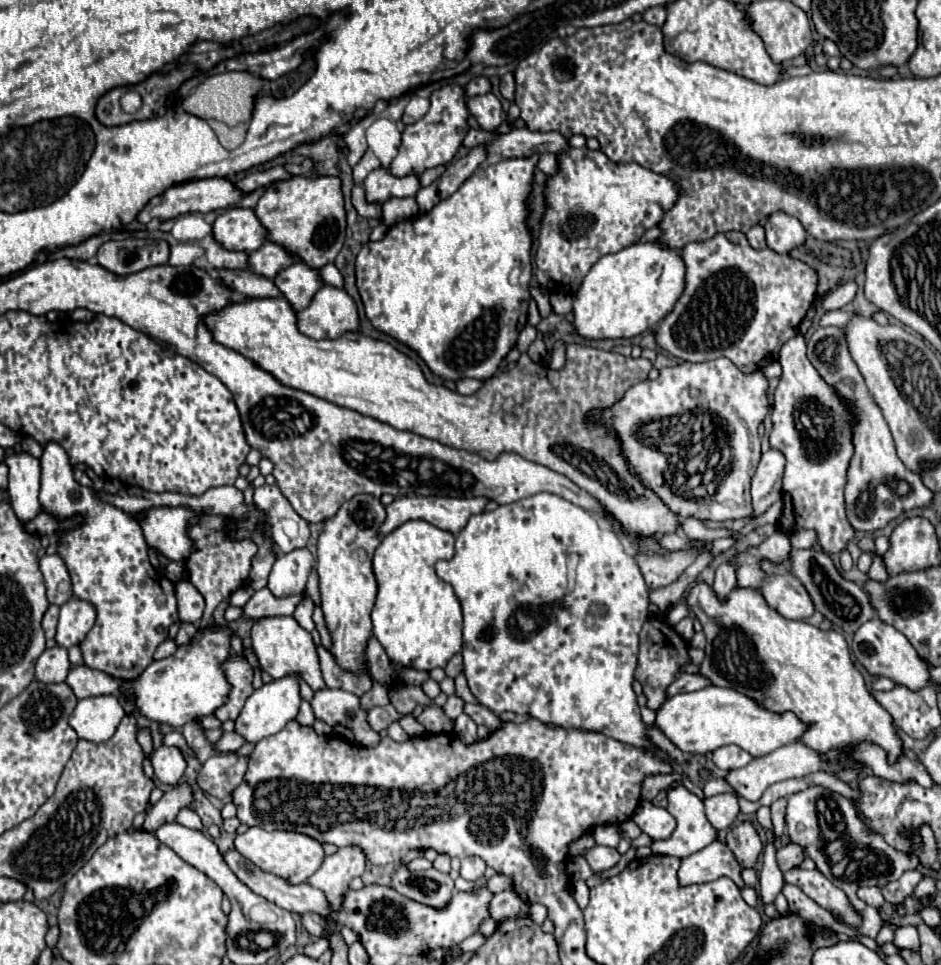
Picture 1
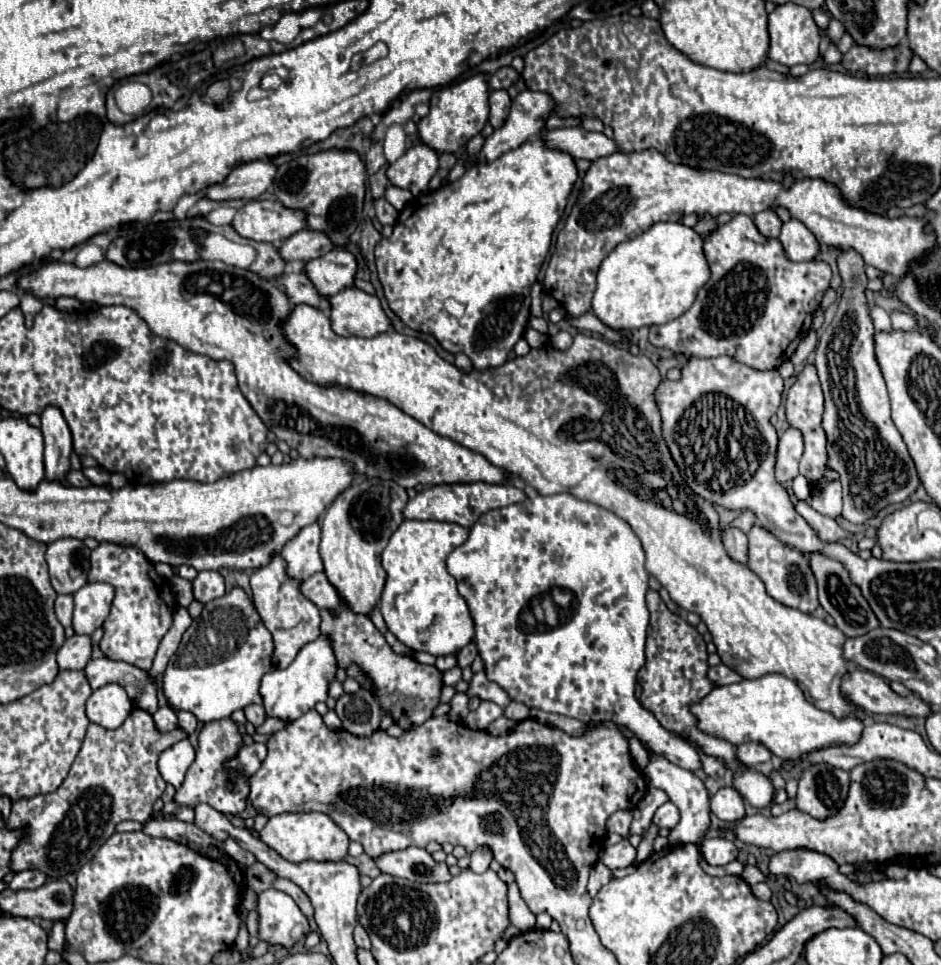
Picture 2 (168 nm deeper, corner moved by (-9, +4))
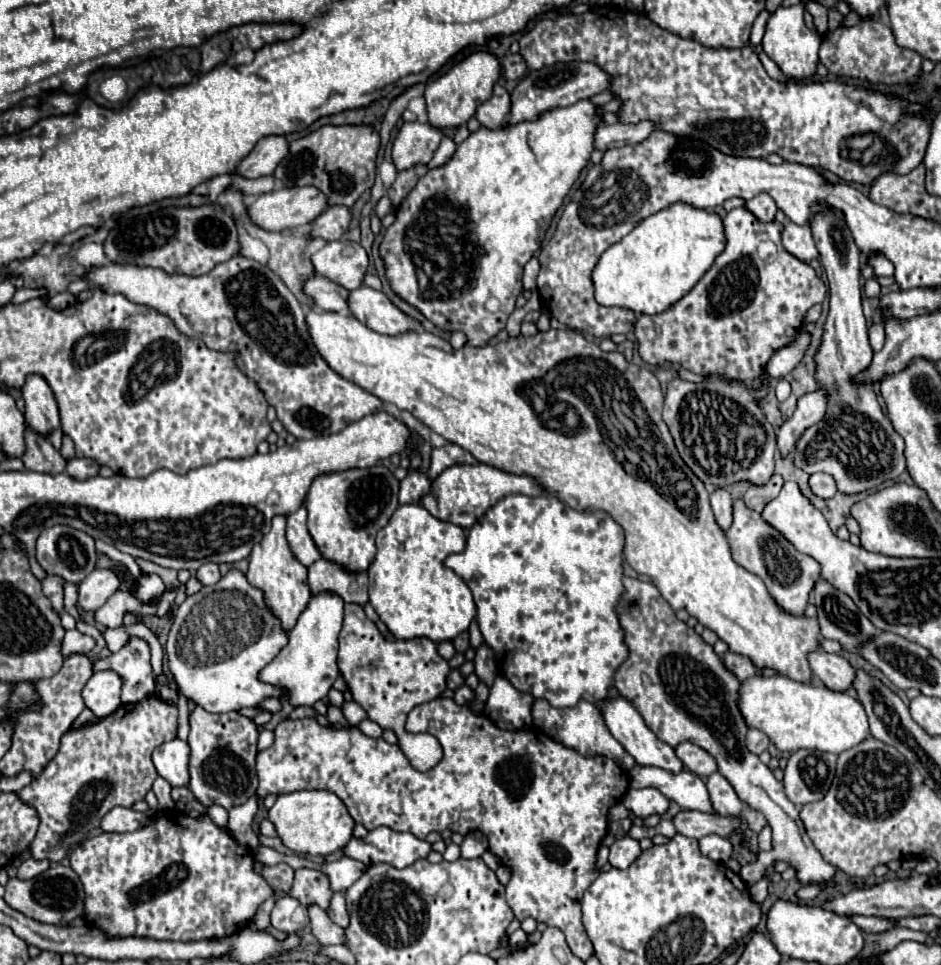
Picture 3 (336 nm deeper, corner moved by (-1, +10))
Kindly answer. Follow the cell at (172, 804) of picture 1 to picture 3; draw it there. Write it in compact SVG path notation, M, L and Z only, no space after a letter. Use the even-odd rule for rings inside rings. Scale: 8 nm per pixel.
M195 708L189 716L191 732L189 732L189 790L195 794L199 802L207 808L213 804L223 806L225 810L247 802L247 798L255 796L257 788L257 772L255 772L255 756L257 756L257 736L259 728L245 716L237 712L227 714L211 714L203 708Z

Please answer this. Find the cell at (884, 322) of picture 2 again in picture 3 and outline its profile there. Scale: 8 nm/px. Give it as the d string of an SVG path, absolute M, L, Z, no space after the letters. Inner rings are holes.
M881 322L879 324L871 324L871 328L869 328L869 342L871 342L871 348L875 352L879 352L883 348L883 344L885 344L885 330L883 330Z

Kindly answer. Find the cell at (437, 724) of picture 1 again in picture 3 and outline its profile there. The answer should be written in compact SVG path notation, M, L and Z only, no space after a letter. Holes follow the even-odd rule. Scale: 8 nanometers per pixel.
M463 684L463 686L459 686L459 688L455 690L453 700L455 700L459 706L465 706L465 704L469 704L469 702L473 700L473 696L475 696L475 694L473 694L473 690L471 690L469 686L465 686L465 684Z

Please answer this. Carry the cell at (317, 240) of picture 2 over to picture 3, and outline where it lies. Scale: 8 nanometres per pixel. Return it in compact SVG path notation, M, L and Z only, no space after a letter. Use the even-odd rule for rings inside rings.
M331 206L323 210L313 222L311 222L311 238L323 238L327 242L339 240L343 232L349 228L351 222L351 210L345 206Z

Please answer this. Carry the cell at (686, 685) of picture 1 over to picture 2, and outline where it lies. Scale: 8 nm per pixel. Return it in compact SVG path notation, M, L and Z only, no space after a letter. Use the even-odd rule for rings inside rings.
M719 664L719 666L713 666L713 668L709 668L709 672L707 672L707 676L715 682L715 684L719 684L719 686L723 686L723 684L735 684L735 682L739 682L739 680L743 680L735 670L731 670L731 668L727 668L725 664Z

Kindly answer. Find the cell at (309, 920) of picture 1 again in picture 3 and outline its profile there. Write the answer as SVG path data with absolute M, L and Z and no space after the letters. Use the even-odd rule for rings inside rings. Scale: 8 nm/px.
M255 862L255 872L265 878L265 882L275 890L275 892L289 892L293 886L293 868L287 864L277 864L277 866L265 866L261 862Z

